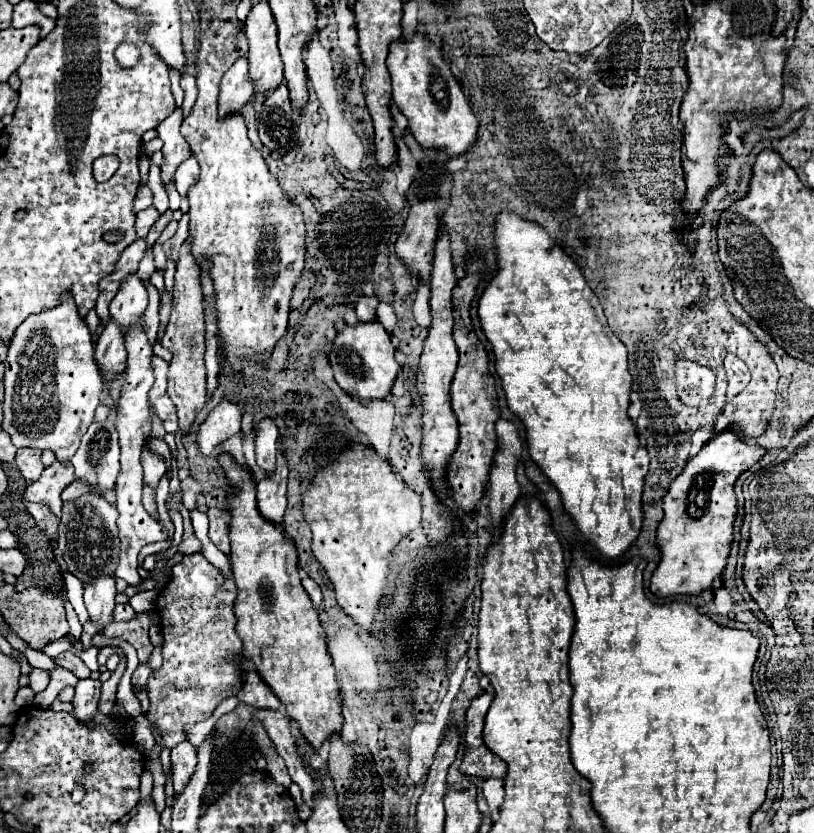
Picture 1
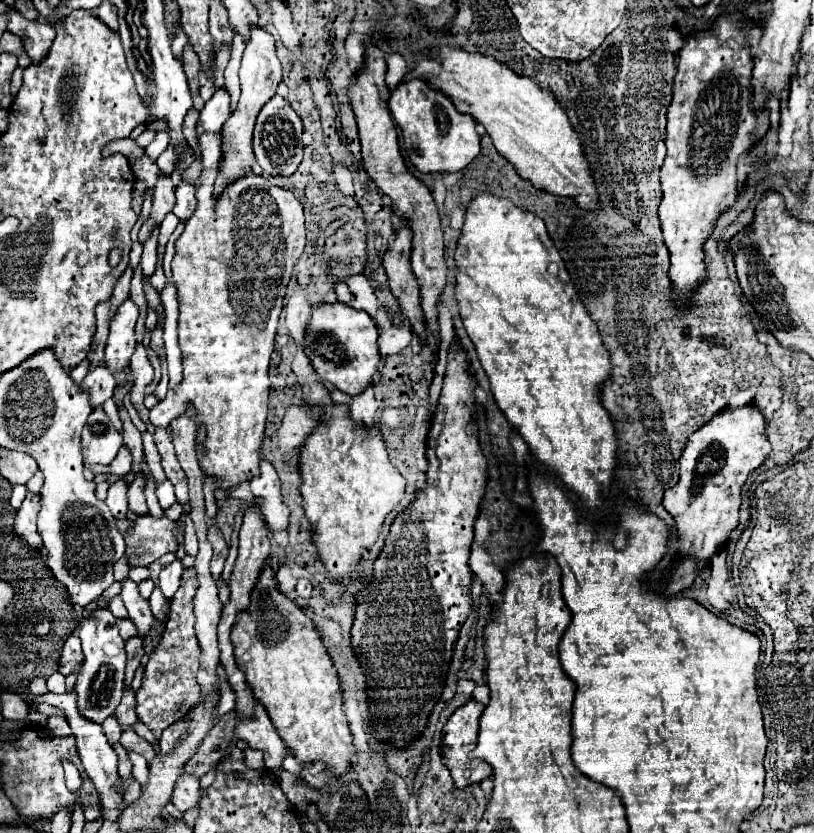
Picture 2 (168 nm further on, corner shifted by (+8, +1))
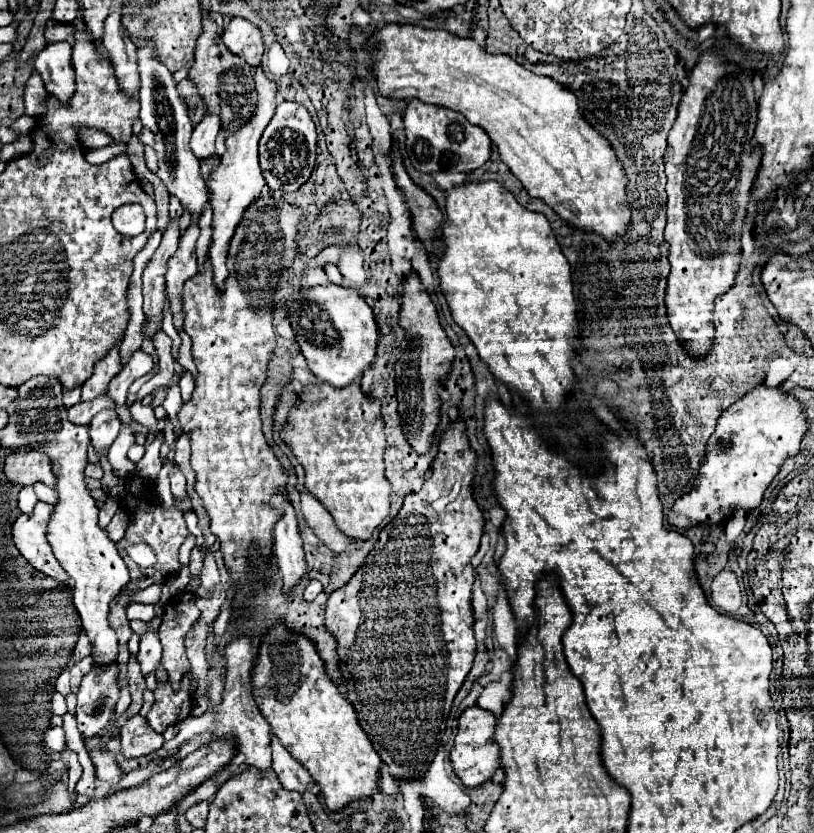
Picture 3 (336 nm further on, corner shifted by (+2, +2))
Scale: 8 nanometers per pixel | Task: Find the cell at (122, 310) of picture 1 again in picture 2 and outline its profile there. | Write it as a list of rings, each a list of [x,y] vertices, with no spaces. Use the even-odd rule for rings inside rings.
[[[126,300],[118,308],[110,324],[110,336],[106,344],[104,362],[108,362],[108,370],[112,370],[112,374],[118,374],[120,370],[126,370],[130,366],[130,356],[134,354],[136,348],[134,338],[136,320],[138,320],[138,308],[132,300]]]

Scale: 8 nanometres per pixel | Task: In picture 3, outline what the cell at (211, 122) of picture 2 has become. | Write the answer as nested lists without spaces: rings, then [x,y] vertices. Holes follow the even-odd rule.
[[[208,113],[196,127],[190,139],[190,149],[194,151],[194,155],[198,159],[206,159],[210,157],[216,149],[214,149],[214,139],[218,135],[220,129],[220,115],[212,115]]]

